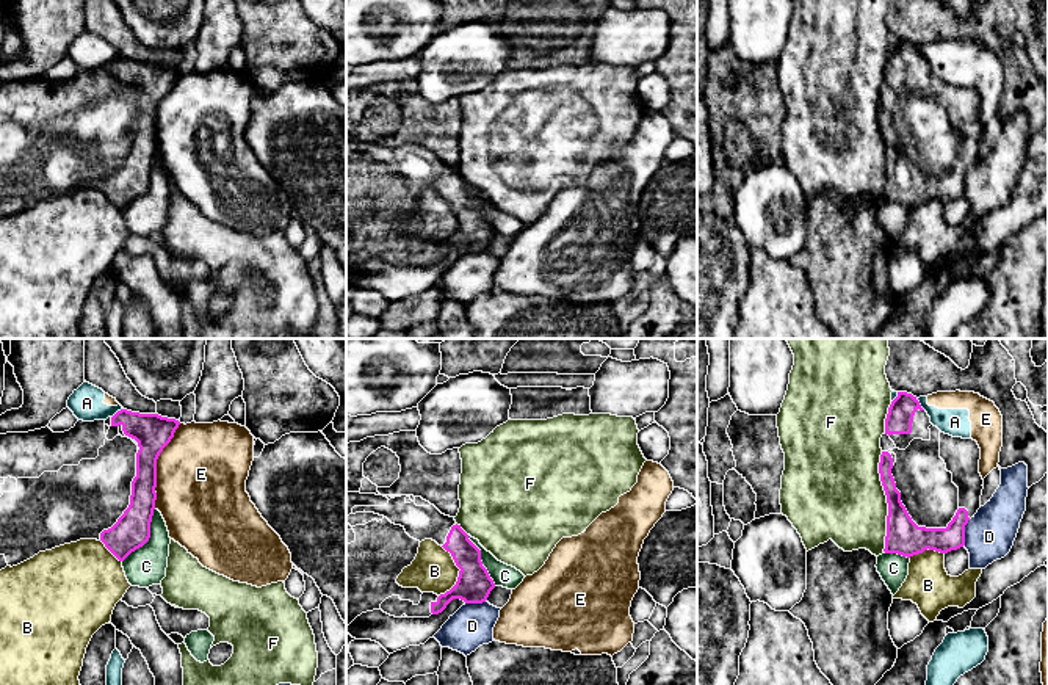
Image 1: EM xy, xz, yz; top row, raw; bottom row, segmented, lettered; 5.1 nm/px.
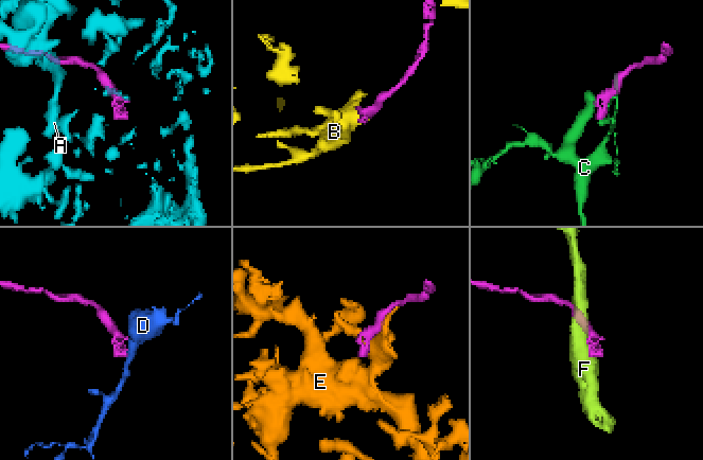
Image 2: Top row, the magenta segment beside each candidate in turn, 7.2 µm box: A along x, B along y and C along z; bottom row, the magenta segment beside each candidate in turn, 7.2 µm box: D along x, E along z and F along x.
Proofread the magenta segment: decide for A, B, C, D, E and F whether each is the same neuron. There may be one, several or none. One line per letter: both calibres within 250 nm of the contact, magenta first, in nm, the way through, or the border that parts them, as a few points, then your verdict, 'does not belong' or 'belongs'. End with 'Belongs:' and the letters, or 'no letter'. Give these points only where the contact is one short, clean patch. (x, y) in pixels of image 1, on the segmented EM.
A: 190/170 nm | does not belong
B: 180/220 nm | along xz (440, 546), (450, 554), (459, 569), (459, 576), (439, 596) | does not belong
C: 190/200 nm | does not belong
D: 140/260 nm | along yz (970, 519), (965, 525), (965, 543), (962, 546) | does not belong
E: 190/460 nm | does not belong
F: 180/440 nm | does not belong
Belongs: no letter

